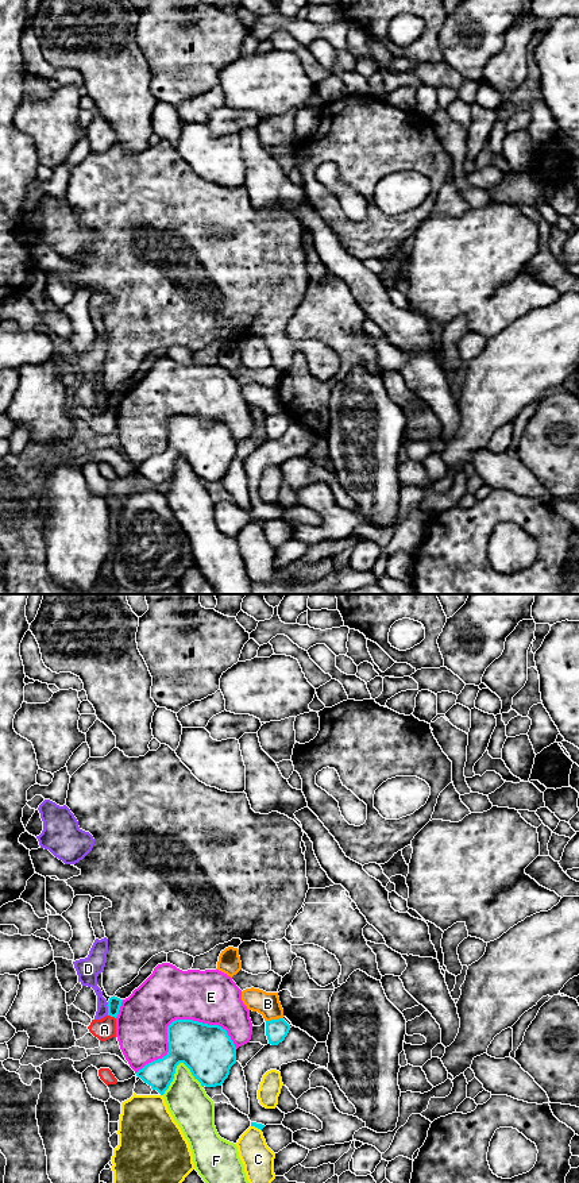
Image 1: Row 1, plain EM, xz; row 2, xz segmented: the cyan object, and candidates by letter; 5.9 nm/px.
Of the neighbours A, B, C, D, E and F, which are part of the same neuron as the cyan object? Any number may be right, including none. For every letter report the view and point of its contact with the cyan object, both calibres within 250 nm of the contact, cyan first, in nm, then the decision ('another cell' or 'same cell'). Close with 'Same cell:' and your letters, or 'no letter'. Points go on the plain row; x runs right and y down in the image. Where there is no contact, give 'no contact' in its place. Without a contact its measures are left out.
A: xz (112, 411) | 80/130 nm | another cell
B: xz (274, 415) | 130/140 nm | another cell
C: xz (257, 521) | 40/190 nm | another cell
D: xz (108, 404) | 80/120 nm | another cell
E: xz (176, 415) | 300/320 nm | another cell
F: xz (176, 462) | 300/240 nm | another cell
Same cell: no letter

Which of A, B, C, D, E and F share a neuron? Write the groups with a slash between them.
A / B / C / D / E / F

